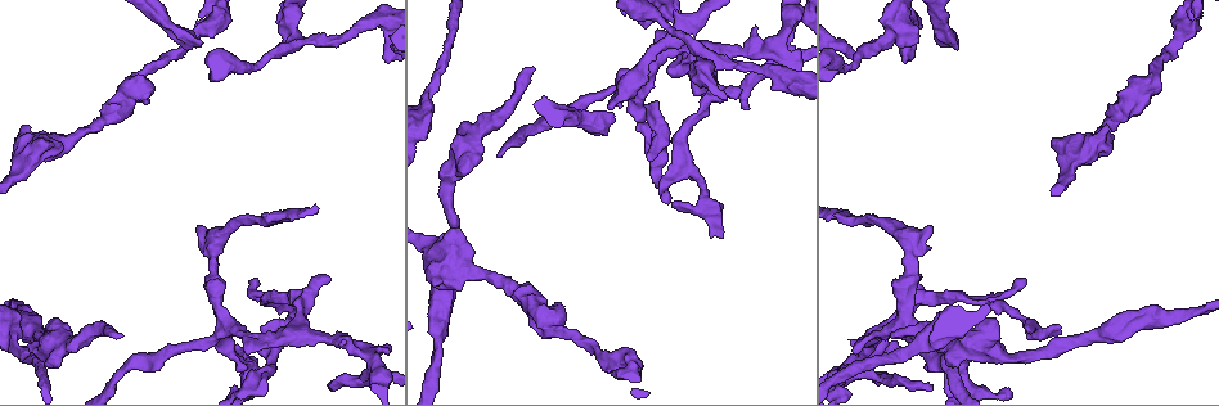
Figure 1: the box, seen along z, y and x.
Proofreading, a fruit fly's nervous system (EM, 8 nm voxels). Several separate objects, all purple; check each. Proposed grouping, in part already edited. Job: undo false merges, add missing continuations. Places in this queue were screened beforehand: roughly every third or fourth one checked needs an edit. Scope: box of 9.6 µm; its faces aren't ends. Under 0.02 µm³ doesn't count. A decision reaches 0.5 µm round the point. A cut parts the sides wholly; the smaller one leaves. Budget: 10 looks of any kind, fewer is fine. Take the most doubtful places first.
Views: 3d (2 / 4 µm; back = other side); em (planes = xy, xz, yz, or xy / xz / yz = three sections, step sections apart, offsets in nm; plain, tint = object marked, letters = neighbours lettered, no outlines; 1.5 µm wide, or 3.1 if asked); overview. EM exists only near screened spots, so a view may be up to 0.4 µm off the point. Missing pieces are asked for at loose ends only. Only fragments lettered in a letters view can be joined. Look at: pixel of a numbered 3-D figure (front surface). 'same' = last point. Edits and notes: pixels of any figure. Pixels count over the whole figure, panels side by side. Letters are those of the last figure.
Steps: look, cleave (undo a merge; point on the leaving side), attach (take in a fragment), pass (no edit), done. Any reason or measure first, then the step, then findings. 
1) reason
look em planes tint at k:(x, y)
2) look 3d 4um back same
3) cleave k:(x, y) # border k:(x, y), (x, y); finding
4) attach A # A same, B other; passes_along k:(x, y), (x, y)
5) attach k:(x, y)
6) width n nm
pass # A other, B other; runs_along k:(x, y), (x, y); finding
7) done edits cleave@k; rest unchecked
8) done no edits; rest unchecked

end of a long branch
look 3d 4um at 1:(200, 45)

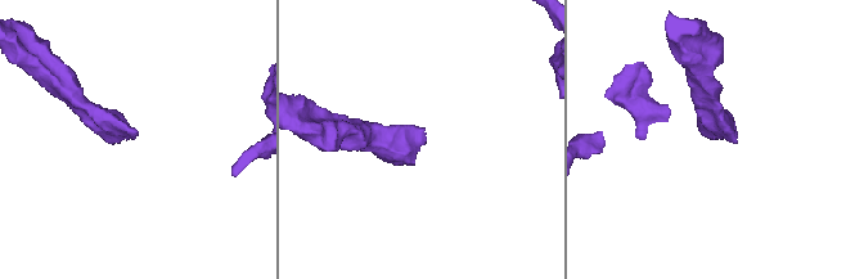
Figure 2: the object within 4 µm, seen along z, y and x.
now the EM
look em planes letters at 2:(702, 134)

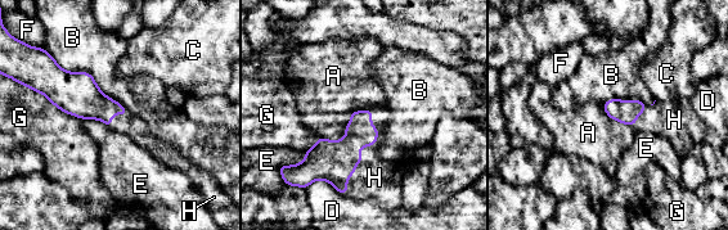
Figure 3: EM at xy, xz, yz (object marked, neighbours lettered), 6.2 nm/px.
longest_contact B 600 nm
attach H # A other, B other, C other, D other, E other, F other, G other, H same; passes_along 3:(335, 162), (358, 163), (374, 177); it goes on there

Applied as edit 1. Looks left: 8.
a fork
look 3d 4um at 1:(682, 57)

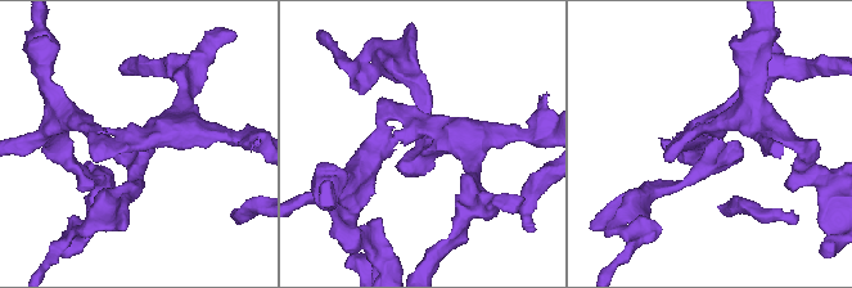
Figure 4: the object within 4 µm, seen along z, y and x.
shape alone is not enough
look em planes letters at 4:(428, 145)

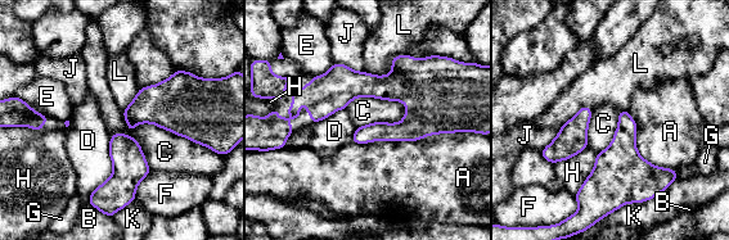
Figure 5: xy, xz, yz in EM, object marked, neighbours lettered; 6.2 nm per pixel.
pass # A other, B other, C other, D other, E other, F other, G other, H other, J other, K other, L other; border 5:(111, 136), (112, 173), (88, 202); all the same neuron

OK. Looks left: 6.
free end
look em yz step 4 plain at 1:(121, 335)

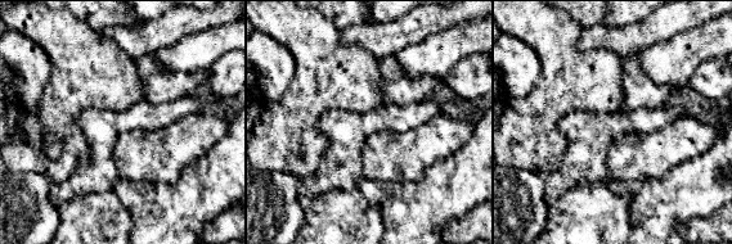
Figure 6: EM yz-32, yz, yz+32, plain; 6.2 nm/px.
with the object marked
look em yz step 4 tint same

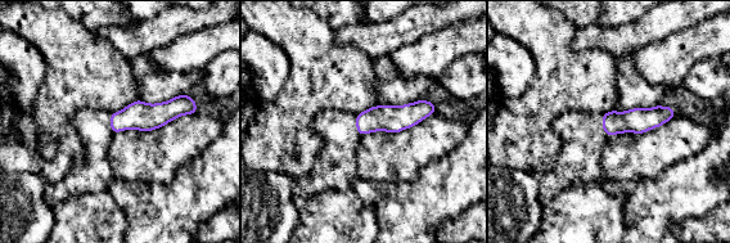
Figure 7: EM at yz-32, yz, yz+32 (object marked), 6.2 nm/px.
look em yz step 4 letters same

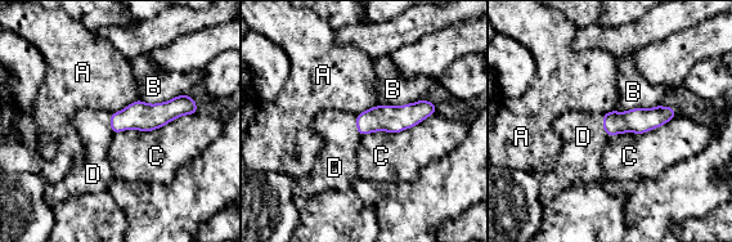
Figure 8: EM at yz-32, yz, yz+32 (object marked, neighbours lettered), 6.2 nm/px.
attach D # A other, B other, C other, D same; passes_along 8:(389, 119), (356, 125), (337, 158); the neuron continues

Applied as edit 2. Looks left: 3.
done edits attach@3, attach@8; rest unchecked

